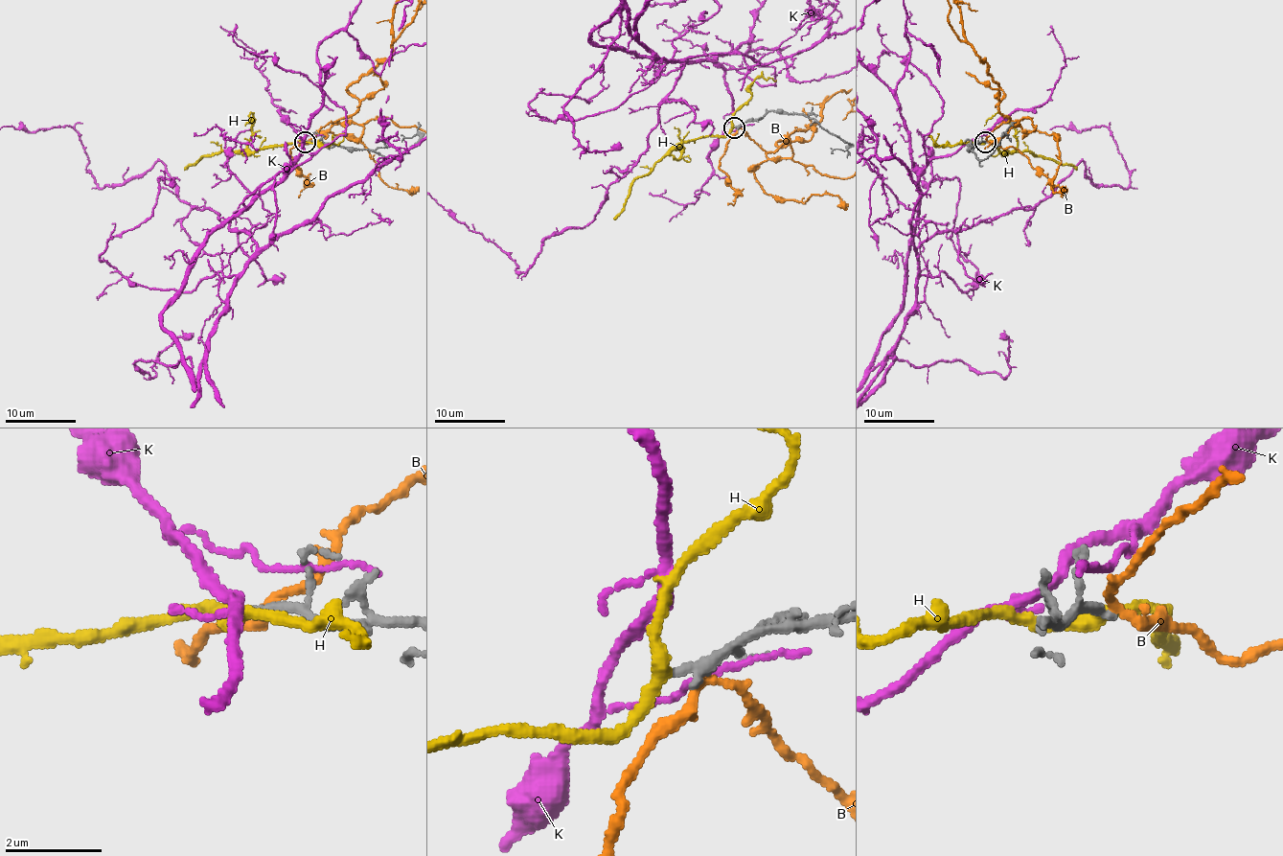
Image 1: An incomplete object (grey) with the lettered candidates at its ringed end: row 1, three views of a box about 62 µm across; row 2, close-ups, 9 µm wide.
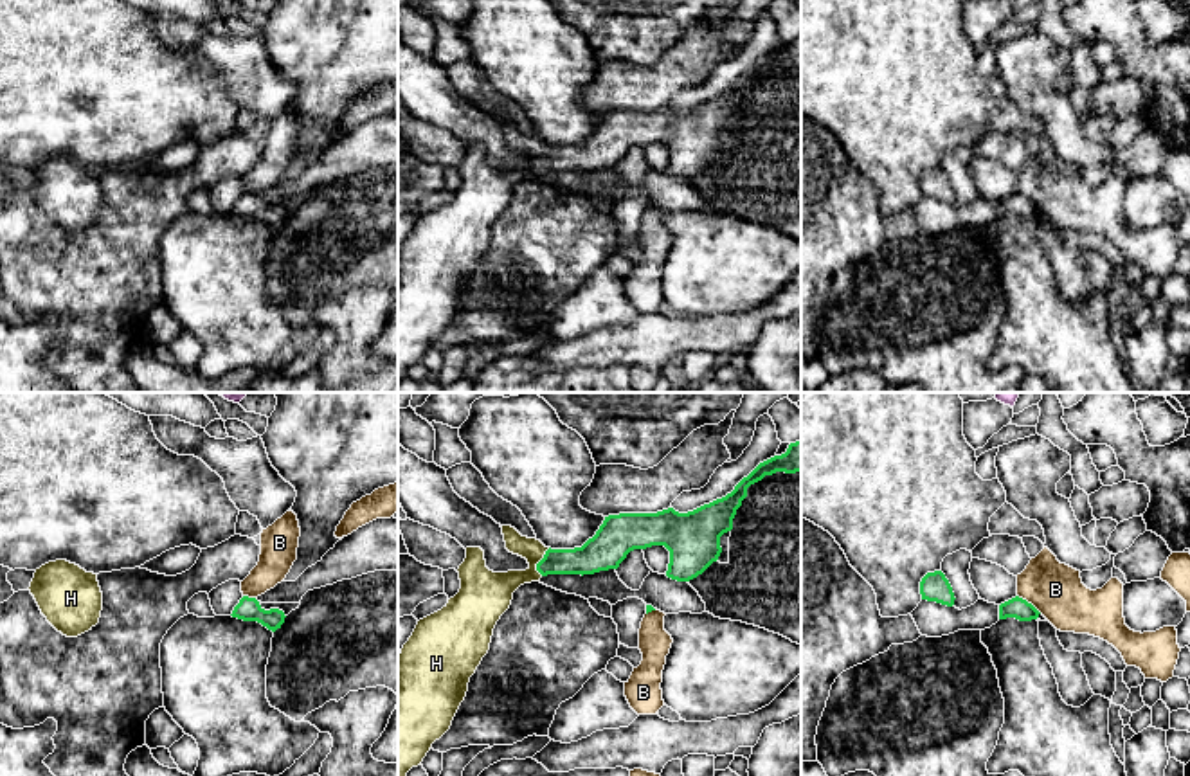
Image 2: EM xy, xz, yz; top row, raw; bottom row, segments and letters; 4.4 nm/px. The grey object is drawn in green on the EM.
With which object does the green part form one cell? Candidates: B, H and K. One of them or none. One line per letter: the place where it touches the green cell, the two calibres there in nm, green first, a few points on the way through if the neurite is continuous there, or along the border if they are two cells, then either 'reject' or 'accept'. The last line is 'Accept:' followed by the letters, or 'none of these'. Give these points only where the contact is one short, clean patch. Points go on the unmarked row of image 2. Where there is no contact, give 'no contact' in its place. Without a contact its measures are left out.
B: contact yz (1030, 200); calibres 90 and 240 nm; border yz (1018, 191), (1041, 209); reject
H: contact xz (539, 159); calibres 140 and 190 nm; way xz (593, 153), (585, 157), (539, 159), (492, 189); accept
K: no contact; reject
Accept: H

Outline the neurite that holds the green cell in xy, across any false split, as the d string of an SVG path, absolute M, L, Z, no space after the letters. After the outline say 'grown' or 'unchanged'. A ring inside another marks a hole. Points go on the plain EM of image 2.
M248 193L239 196L230 212L243 218L257 218L272 229L281 225L286 214L279 205L265 207L256 194Z; unchanged

